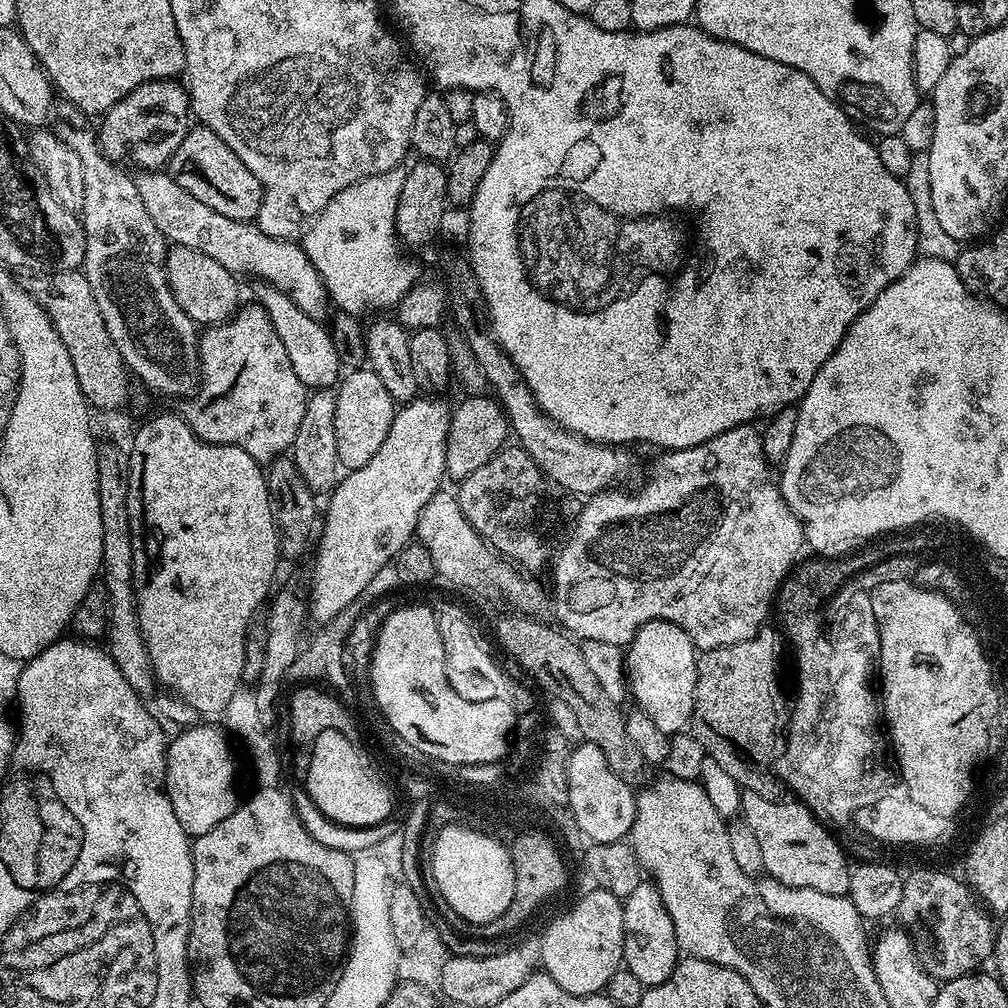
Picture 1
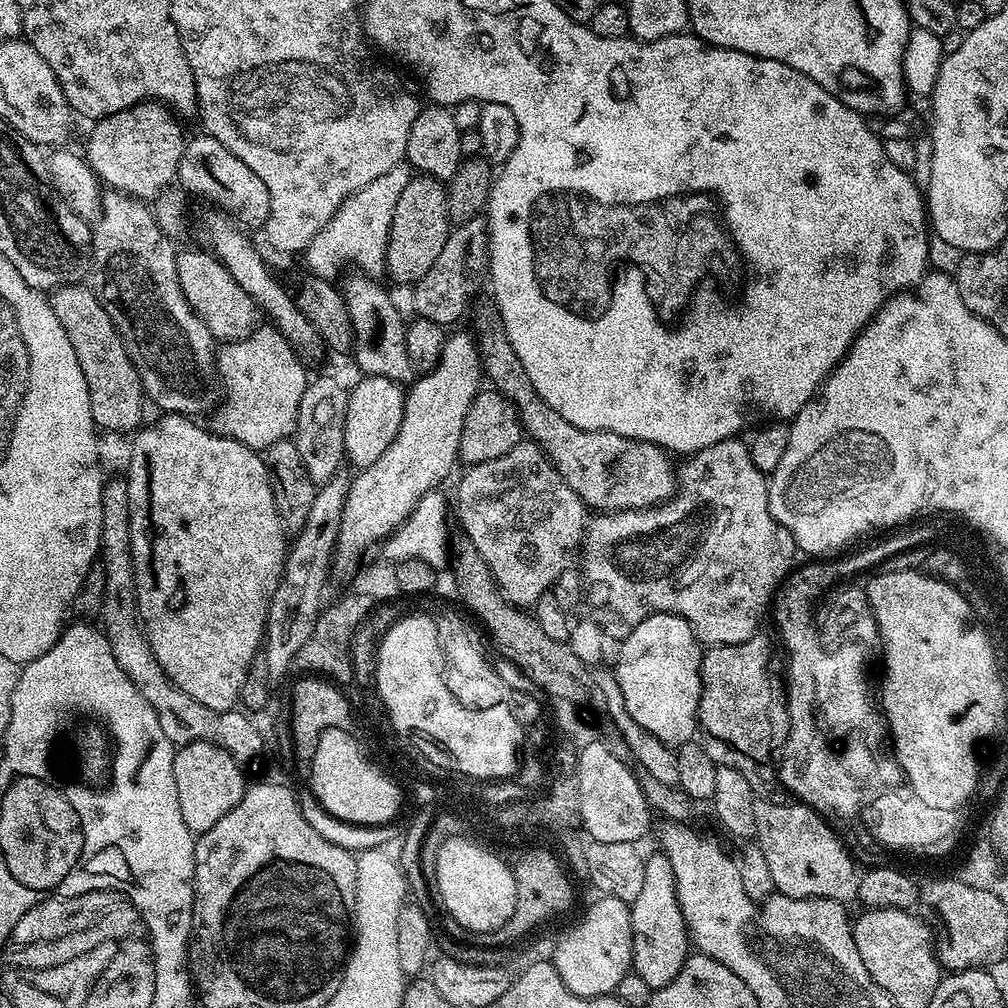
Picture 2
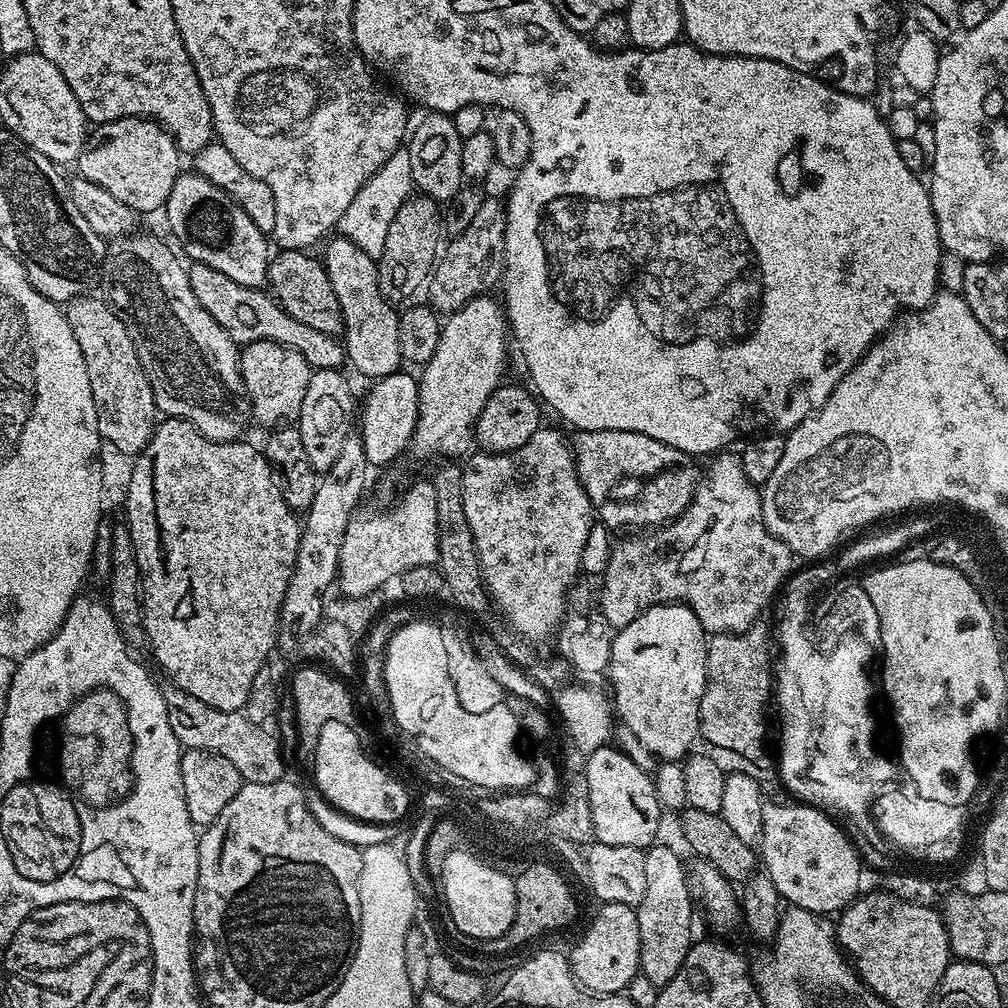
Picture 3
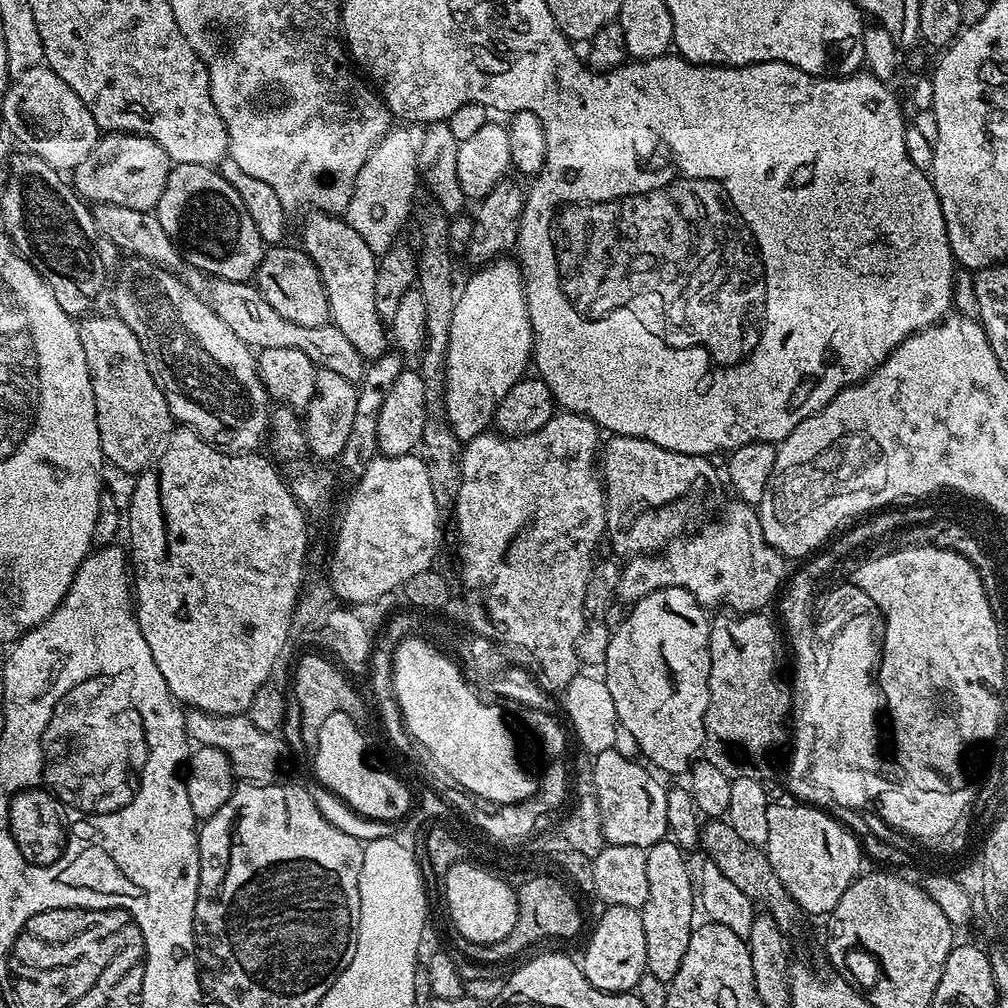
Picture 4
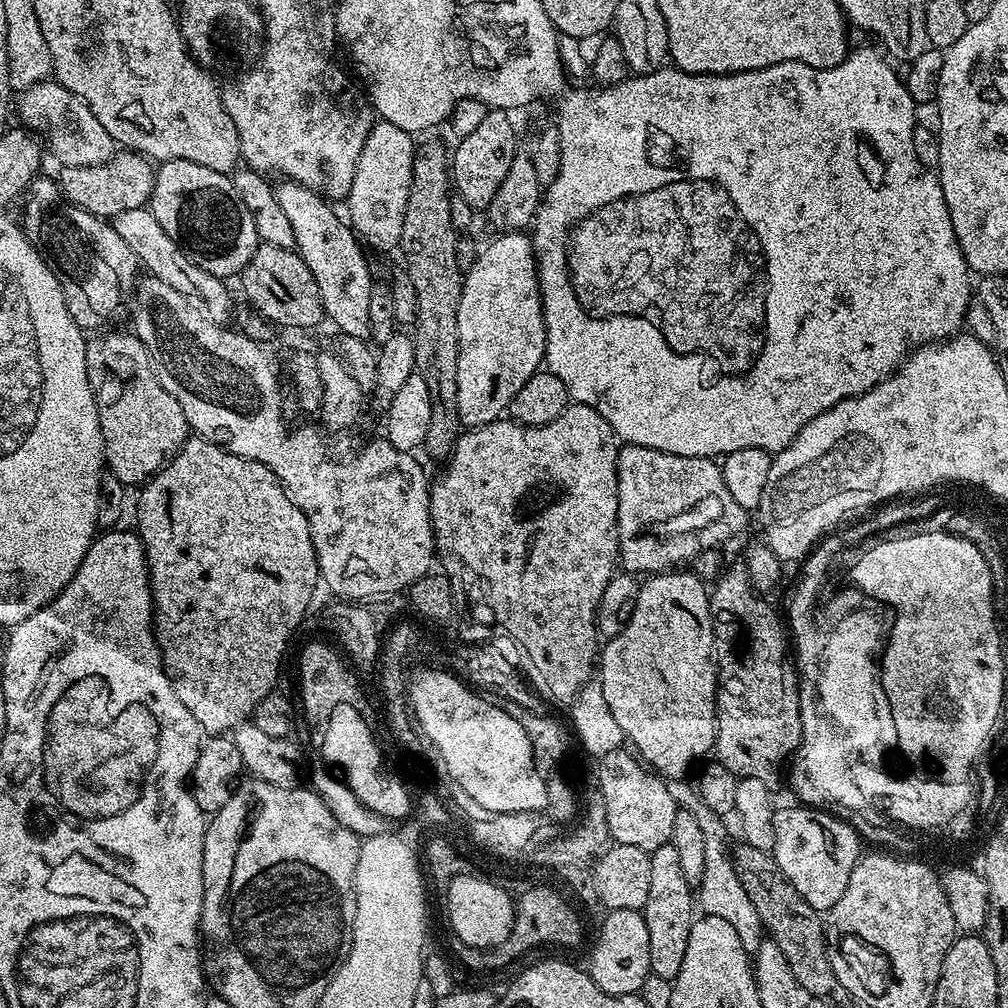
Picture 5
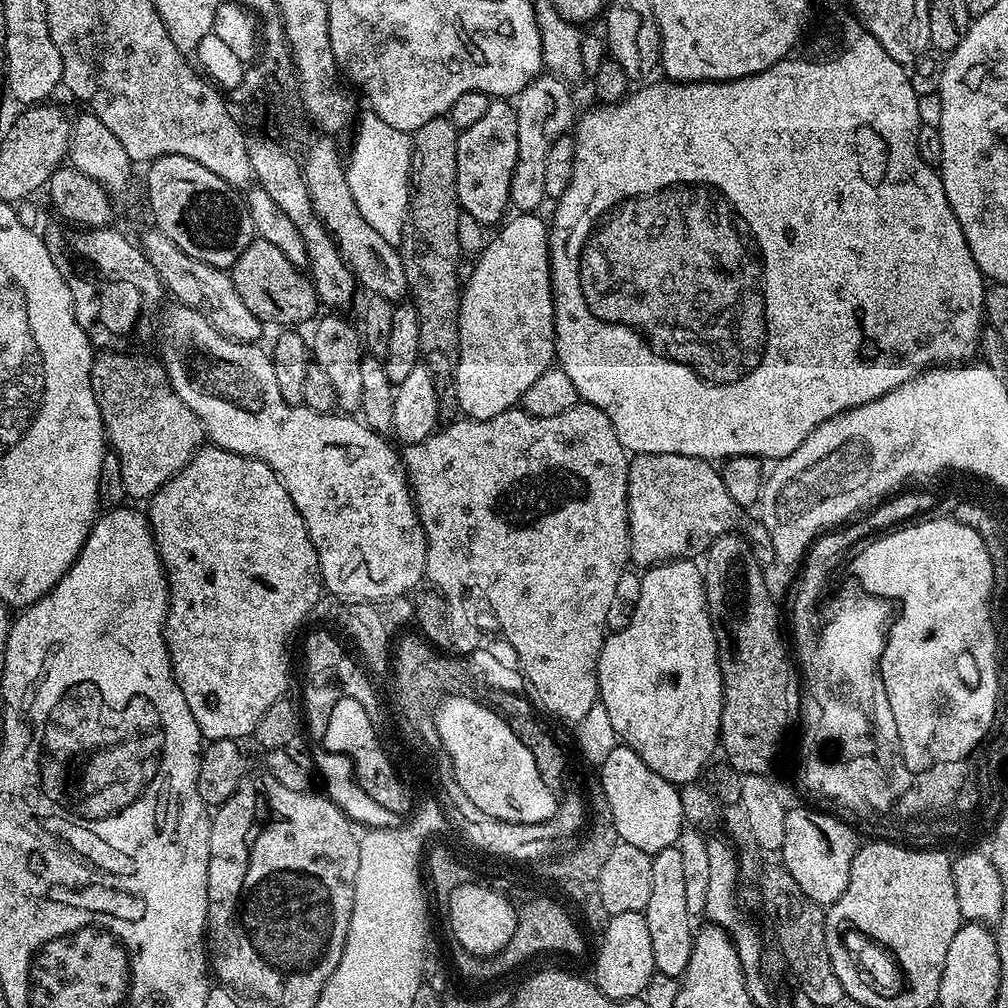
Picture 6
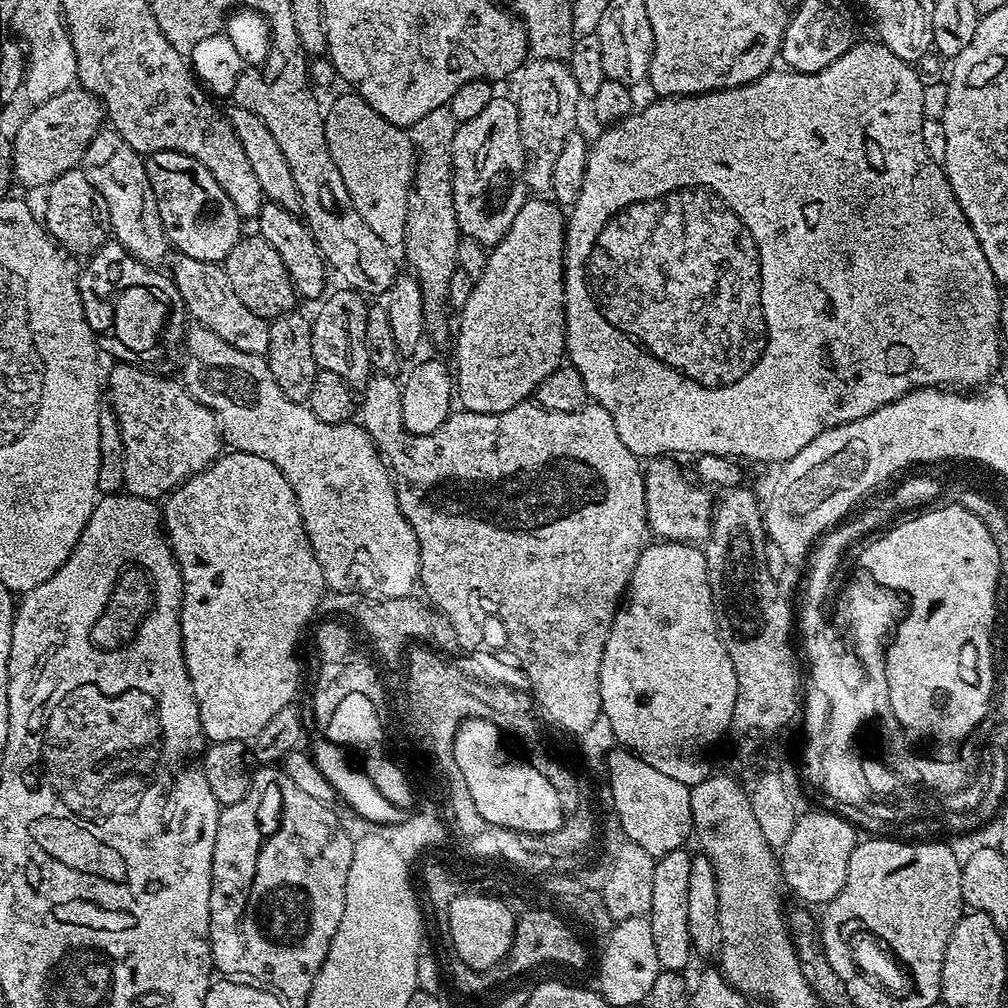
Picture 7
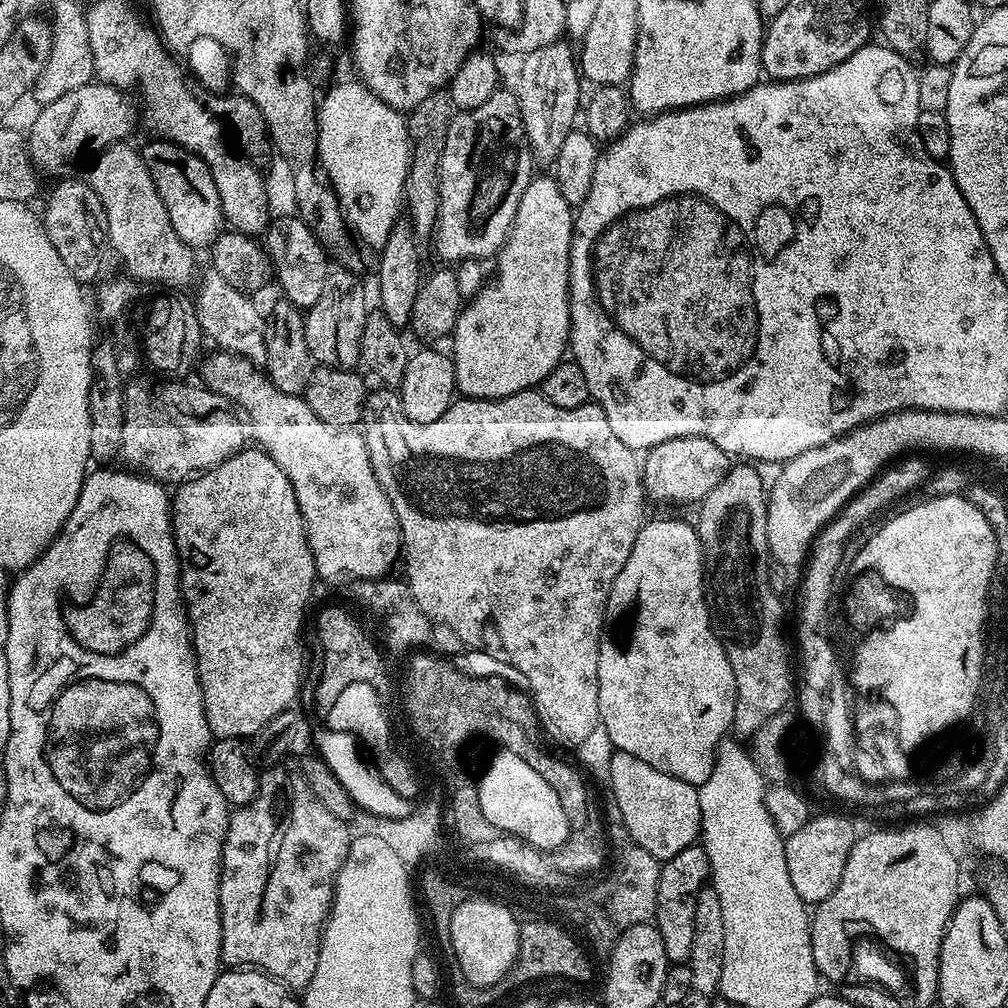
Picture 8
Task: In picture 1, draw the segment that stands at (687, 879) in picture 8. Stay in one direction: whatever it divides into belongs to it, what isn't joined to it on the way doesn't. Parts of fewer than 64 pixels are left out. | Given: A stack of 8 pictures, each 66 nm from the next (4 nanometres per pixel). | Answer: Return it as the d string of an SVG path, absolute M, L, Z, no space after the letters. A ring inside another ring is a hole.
M642 882L629 896L623 897L622 903L624 905L623 967L628 968L630 974L637 976L647 987L653 988L662 982L666 982L666 978L670 978L670 974L682 956L674 934L674 922L670 922L670 914L666 914L662 894L656 889L655 883Z

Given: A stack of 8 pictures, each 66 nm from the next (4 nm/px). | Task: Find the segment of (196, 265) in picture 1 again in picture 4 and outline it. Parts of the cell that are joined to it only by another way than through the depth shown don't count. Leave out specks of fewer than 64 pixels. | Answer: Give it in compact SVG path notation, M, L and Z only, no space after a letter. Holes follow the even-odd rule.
M224 277L215 279L214 298L212 305L215 313L230 327L235 335L242 342L246 342L253 350L263 350L273 348L274 350L302 350L310 362L316 364L317 369L335 368L342 378L356 382L364 375L366 361L364 356L354 350L354 346L346 339L346 334L338 330L334 323L323 324L322 326L298 326L298 322L286 322L282 314L277 314L274 306L262 298L262 294L257 291L255 285L245 281L228 280Z

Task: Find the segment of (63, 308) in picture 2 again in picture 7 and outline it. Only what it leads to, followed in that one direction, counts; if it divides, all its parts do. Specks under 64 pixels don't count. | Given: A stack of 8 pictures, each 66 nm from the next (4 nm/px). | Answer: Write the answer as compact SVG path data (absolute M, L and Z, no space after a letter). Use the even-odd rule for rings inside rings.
M113 363L113 368L106 372L106 396L112 399L110 410L116 415L126 450L123 491L127 495L156 502L216 461L222 452L222 429L215 414L195 400L179 379L167 380L164 376L155 376L136 364L139 363Z

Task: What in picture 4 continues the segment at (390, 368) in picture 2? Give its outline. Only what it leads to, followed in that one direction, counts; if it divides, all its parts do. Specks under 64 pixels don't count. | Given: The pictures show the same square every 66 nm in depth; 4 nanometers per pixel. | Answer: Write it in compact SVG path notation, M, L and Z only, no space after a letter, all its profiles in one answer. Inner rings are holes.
M309 211L304 220L304 229L300 232L299 243L304 252L318 266L322 274L322 286L326 286L326 298L330 306L330 320L346 334L354 350L371 362L382 353L389 351L390 332L386 321L380 317L374 306L374 278L376 277L377 253L366 246L358 230L350 226L347 219L336 214Z

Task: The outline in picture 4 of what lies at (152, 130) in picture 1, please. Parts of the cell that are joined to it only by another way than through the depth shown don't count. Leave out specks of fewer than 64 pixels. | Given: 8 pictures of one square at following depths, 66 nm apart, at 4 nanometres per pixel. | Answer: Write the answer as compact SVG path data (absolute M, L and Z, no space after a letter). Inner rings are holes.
M110 132L101 135L90 154L71 170L70 183L85 201L152 212L166 190L169 171L168 155L158 142L139 132Z

